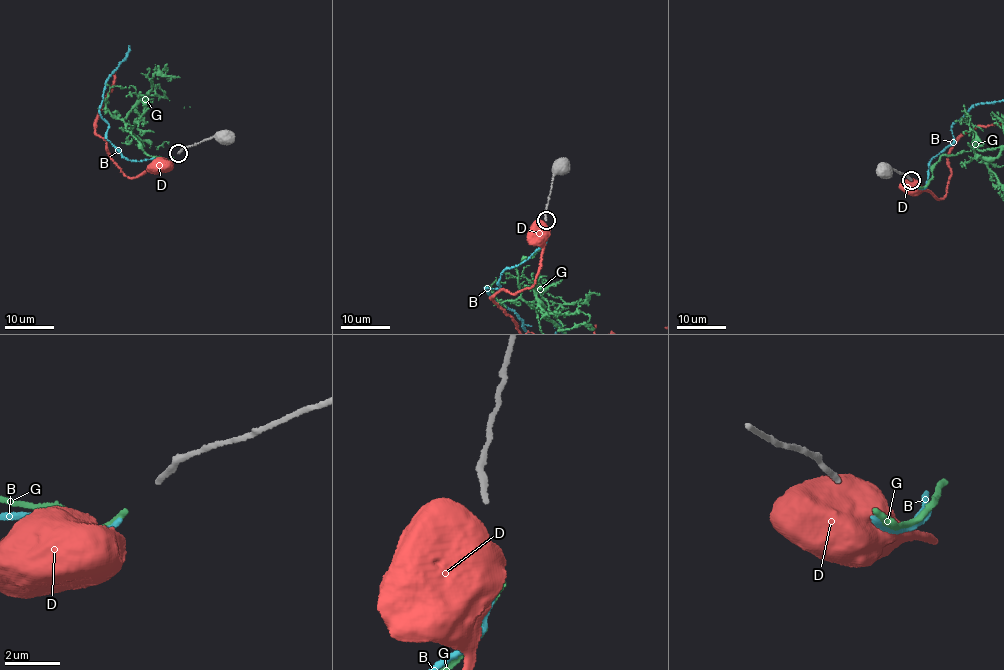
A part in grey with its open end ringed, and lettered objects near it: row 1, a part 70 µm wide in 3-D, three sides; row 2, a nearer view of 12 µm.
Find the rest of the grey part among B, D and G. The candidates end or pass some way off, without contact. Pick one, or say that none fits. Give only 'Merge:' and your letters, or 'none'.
Merge: B

